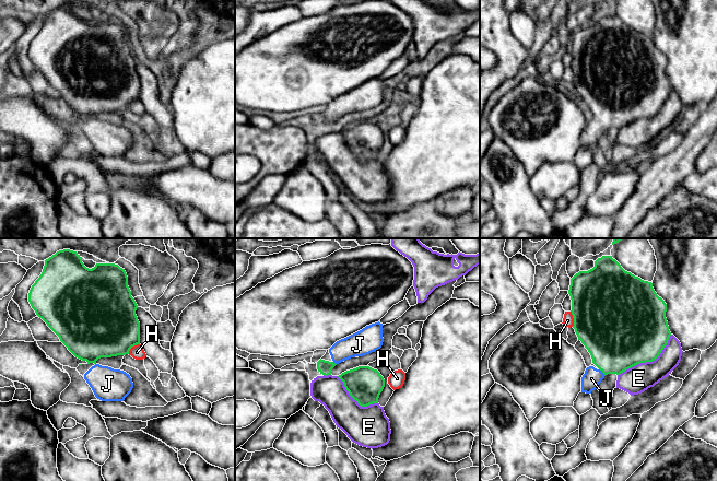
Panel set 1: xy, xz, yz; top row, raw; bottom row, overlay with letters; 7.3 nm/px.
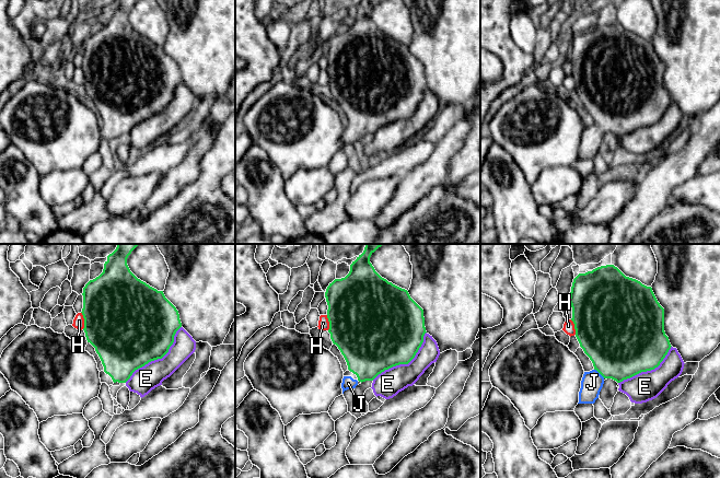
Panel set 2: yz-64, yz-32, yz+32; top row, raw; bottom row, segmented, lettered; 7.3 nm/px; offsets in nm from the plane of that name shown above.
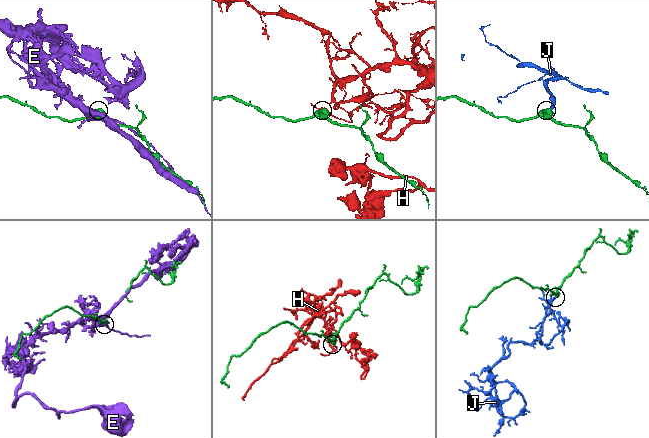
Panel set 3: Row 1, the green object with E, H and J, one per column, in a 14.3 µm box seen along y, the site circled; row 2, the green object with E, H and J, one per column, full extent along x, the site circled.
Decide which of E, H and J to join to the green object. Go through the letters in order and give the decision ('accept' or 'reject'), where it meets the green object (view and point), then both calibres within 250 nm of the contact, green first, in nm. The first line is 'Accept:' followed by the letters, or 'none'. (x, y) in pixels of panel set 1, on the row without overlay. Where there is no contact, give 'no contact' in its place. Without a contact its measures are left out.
Accept: J
E: reject | yz (648, 116) | 480/200 nm
H: reject | yz (573, 72) | 500/80 nm
J: accept | yz (602, 127) | 440/140 nm

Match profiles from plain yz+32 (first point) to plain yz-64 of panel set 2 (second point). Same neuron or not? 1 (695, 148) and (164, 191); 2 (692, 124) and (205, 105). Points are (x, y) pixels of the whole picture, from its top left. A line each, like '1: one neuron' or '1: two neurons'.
1: one neuron
2: one neuron

